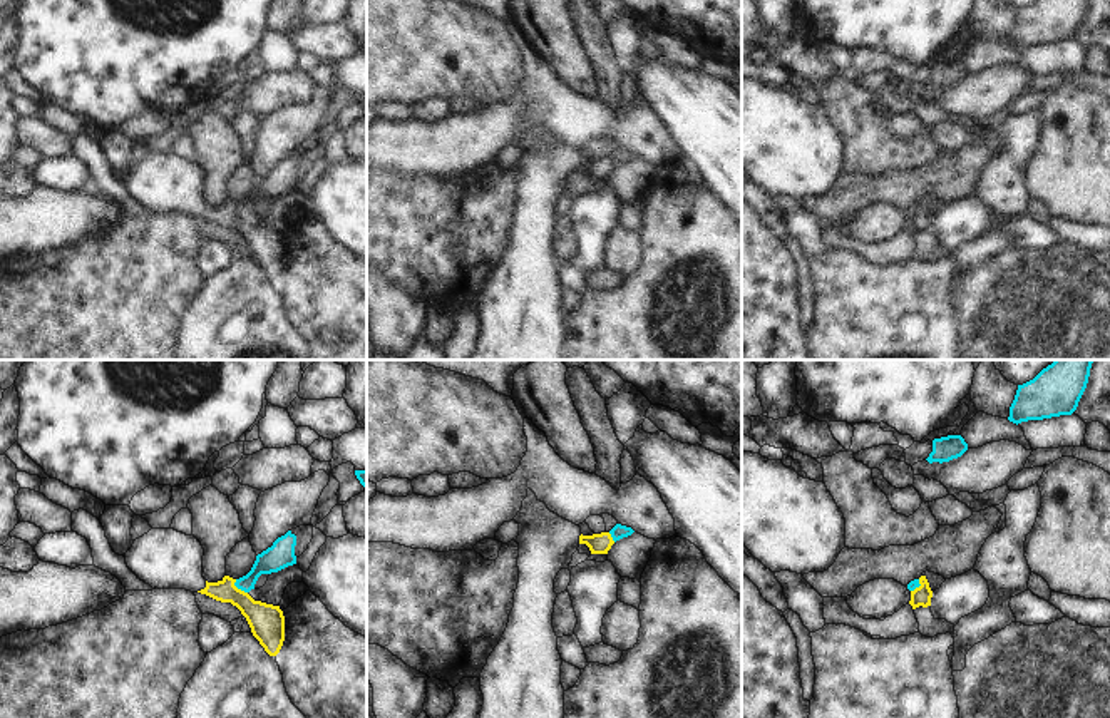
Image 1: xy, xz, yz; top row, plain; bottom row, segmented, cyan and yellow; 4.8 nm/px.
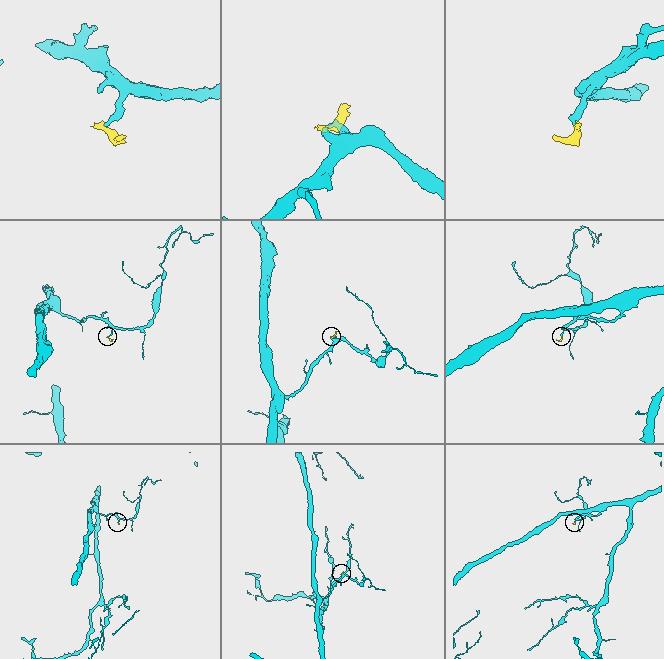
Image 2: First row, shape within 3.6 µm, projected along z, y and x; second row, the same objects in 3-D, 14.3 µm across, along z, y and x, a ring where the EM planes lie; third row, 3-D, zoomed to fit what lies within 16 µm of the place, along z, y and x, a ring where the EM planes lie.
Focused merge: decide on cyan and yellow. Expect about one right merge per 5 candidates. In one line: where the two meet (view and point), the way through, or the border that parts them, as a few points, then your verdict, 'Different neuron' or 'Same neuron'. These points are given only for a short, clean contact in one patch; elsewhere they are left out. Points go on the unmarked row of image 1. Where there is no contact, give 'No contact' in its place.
Touches cyan at xy (238, 213). Boundary: xy (235, 205), (235, 210), (246, 218). Different neuron.

